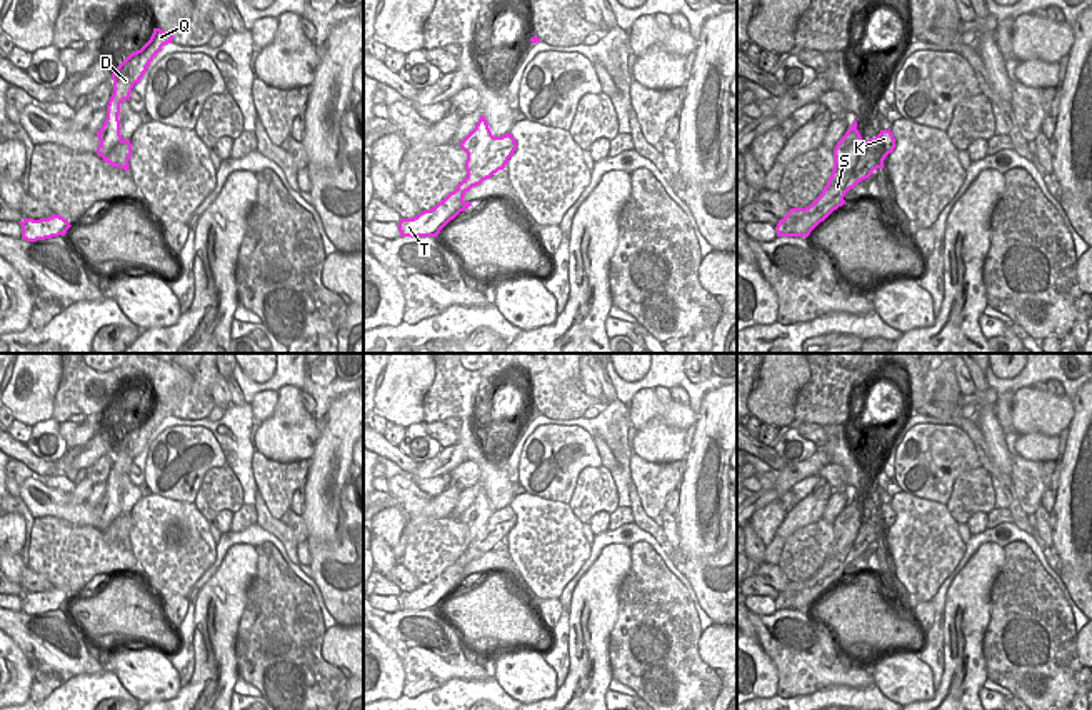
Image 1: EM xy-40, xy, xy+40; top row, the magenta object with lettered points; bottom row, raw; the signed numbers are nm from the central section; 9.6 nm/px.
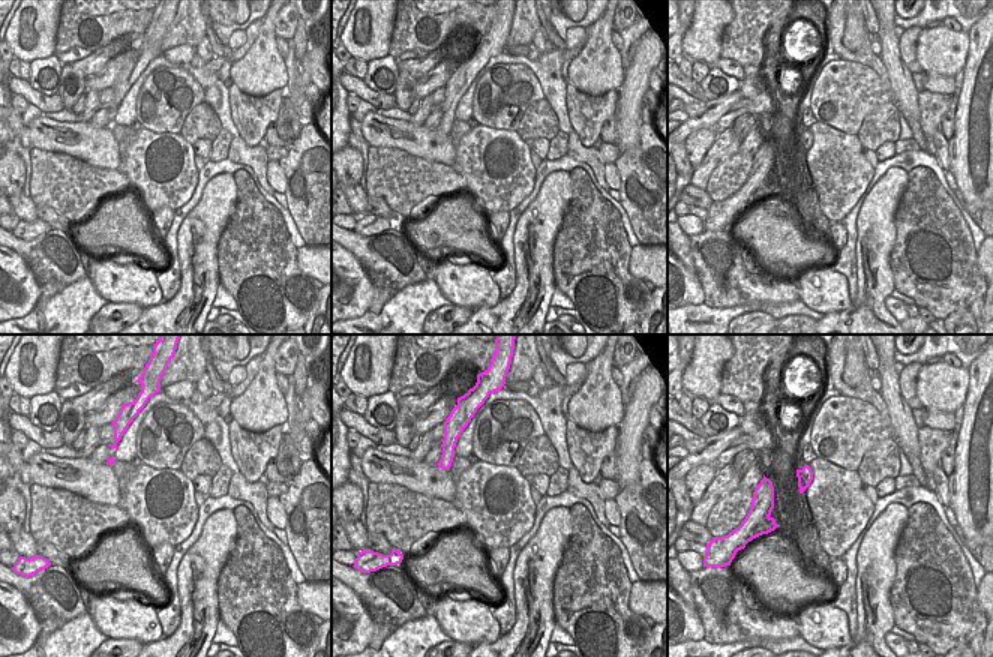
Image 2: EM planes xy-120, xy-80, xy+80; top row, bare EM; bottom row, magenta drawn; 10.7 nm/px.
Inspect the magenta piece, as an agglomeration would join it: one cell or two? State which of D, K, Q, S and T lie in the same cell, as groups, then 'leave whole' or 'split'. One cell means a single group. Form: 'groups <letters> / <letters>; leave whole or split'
groups D Q S T / K; split

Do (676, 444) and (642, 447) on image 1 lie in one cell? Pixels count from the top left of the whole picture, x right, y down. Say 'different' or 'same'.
same

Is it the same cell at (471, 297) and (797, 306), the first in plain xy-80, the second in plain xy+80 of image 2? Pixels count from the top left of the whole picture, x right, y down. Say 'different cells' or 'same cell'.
different cells

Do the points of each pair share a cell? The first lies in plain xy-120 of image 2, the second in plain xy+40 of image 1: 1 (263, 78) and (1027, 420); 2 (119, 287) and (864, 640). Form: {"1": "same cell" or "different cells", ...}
{"1": "different cells", "2": "different cells"}

